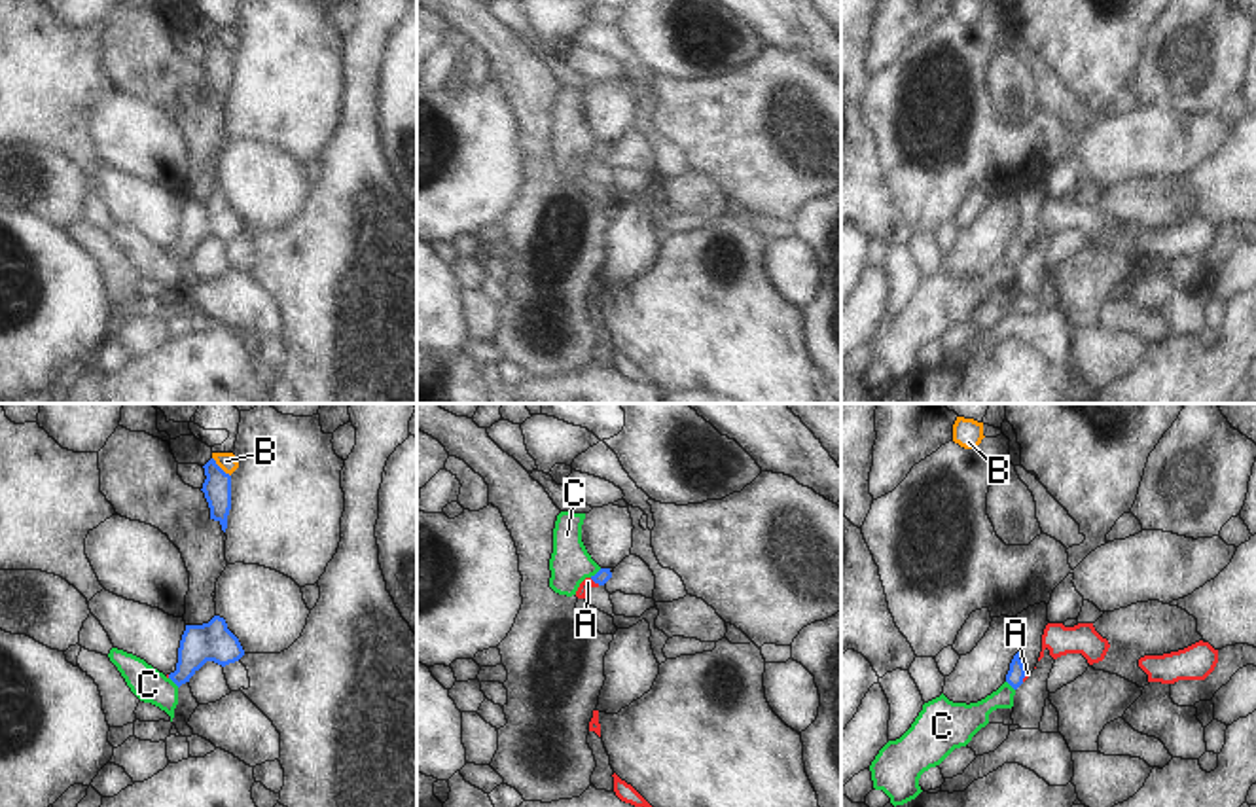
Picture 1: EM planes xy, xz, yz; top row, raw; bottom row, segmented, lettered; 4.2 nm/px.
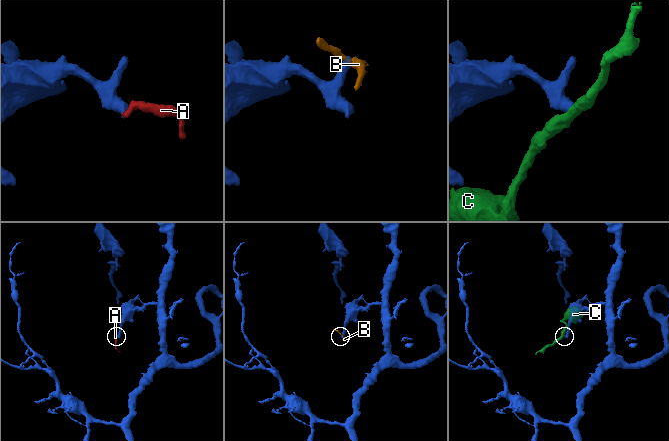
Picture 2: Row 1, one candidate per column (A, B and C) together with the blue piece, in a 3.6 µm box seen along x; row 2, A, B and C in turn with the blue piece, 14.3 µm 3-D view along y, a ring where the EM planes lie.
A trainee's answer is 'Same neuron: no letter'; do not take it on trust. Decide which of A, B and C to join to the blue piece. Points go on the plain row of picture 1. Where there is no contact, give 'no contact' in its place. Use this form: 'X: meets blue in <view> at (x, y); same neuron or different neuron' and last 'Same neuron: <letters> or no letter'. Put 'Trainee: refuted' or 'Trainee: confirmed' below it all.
A: meets blue in xz at (595, 158); same neuron
B: meets blue in xy at (218, 42); different neuron
C: meets blue in xz at (597, 148); different neuron
Same neuron: A
Trainee: refuted

